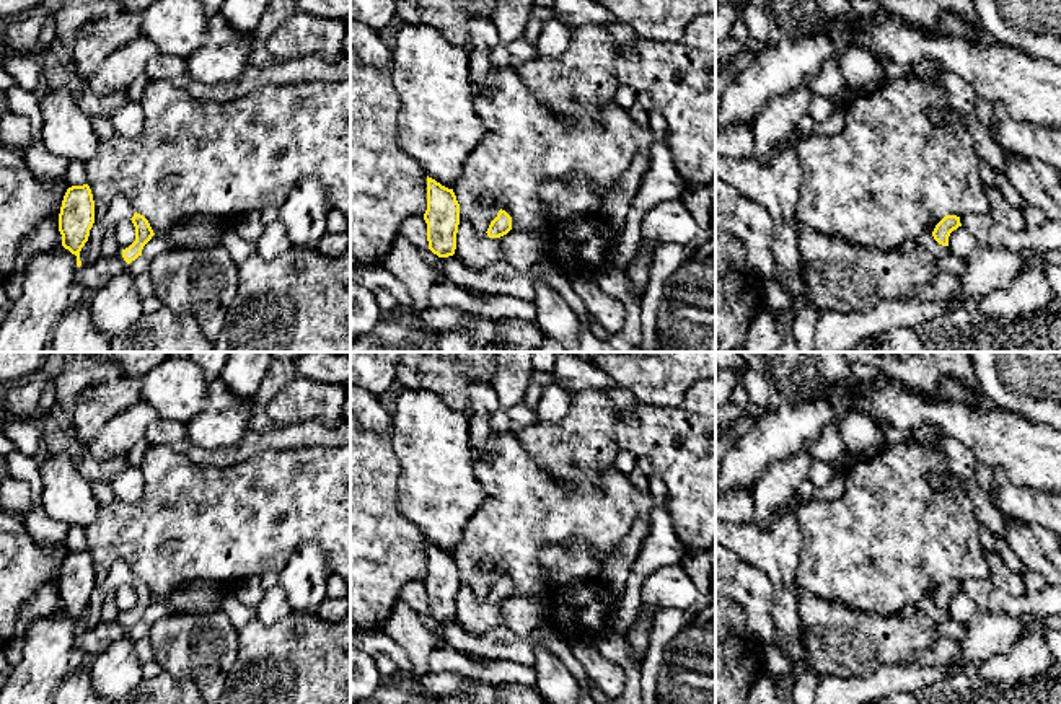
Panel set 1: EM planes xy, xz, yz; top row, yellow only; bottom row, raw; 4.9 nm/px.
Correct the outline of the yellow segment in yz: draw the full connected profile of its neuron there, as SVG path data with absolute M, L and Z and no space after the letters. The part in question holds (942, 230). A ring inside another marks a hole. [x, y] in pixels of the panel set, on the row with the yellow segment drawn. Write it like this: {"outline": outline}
{"outline": "M945 215L934 228L932 236L934 240L942 244L949 246L949 236L953 230L962 227L960 217L957 215Z"}

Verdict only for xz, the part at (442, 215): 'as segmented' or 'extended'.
as segmented

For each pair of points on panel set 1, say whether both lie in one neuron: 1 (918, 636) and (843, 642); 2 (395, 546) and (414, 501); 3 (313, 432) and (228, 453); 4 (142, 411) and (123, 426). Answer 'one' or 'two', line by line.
1: one
2: two
3: one
4: one

